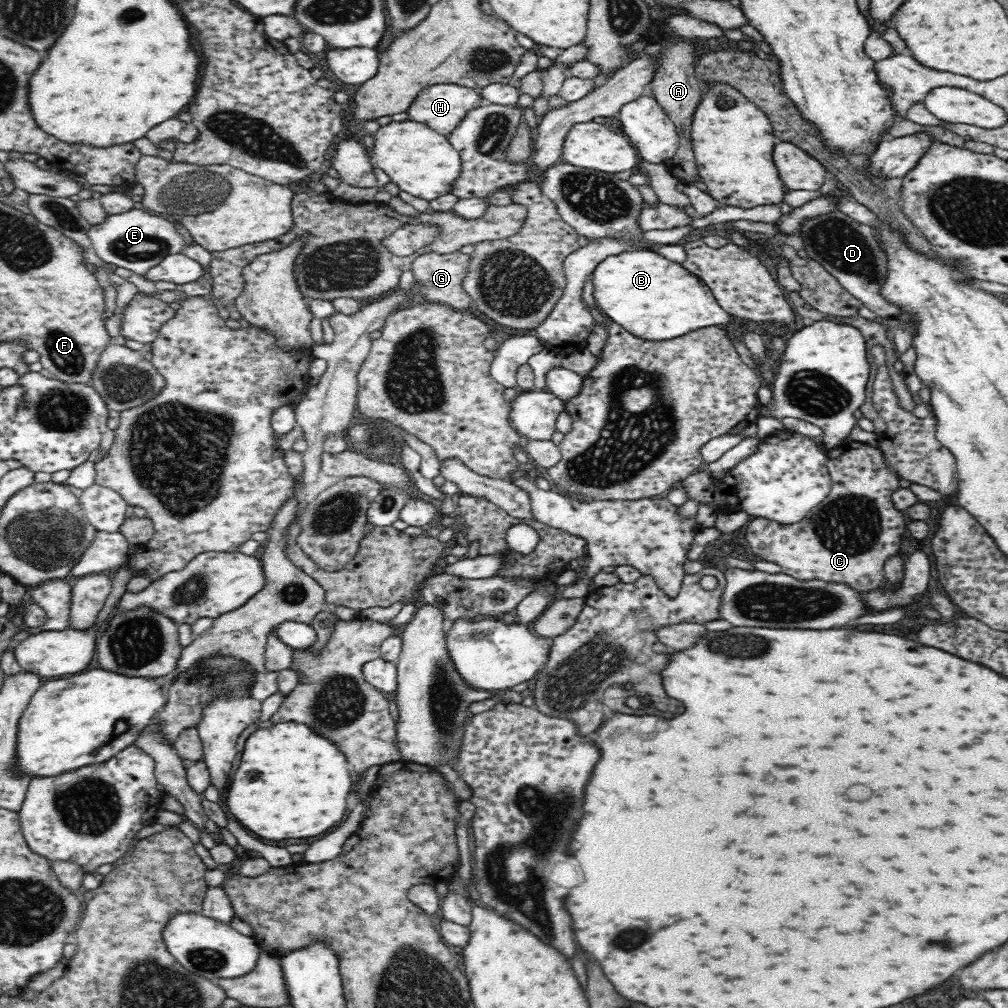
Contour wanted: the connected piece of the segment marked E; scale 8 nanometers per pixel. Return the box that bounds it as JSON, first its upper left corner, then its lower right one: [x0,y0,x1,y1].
[88,206,185,278]

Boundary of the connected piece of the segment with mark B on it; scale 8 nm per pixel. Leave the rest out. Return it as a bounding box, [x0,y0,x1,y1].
[590,247,736,340]

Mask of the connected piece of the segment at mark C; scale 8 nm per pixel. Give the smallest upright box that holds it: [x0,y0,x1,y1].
[746,439,908,592]

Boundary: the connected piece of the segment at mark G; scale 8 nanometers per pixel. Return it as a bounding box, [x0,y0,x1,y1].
[411,250,470,312]

